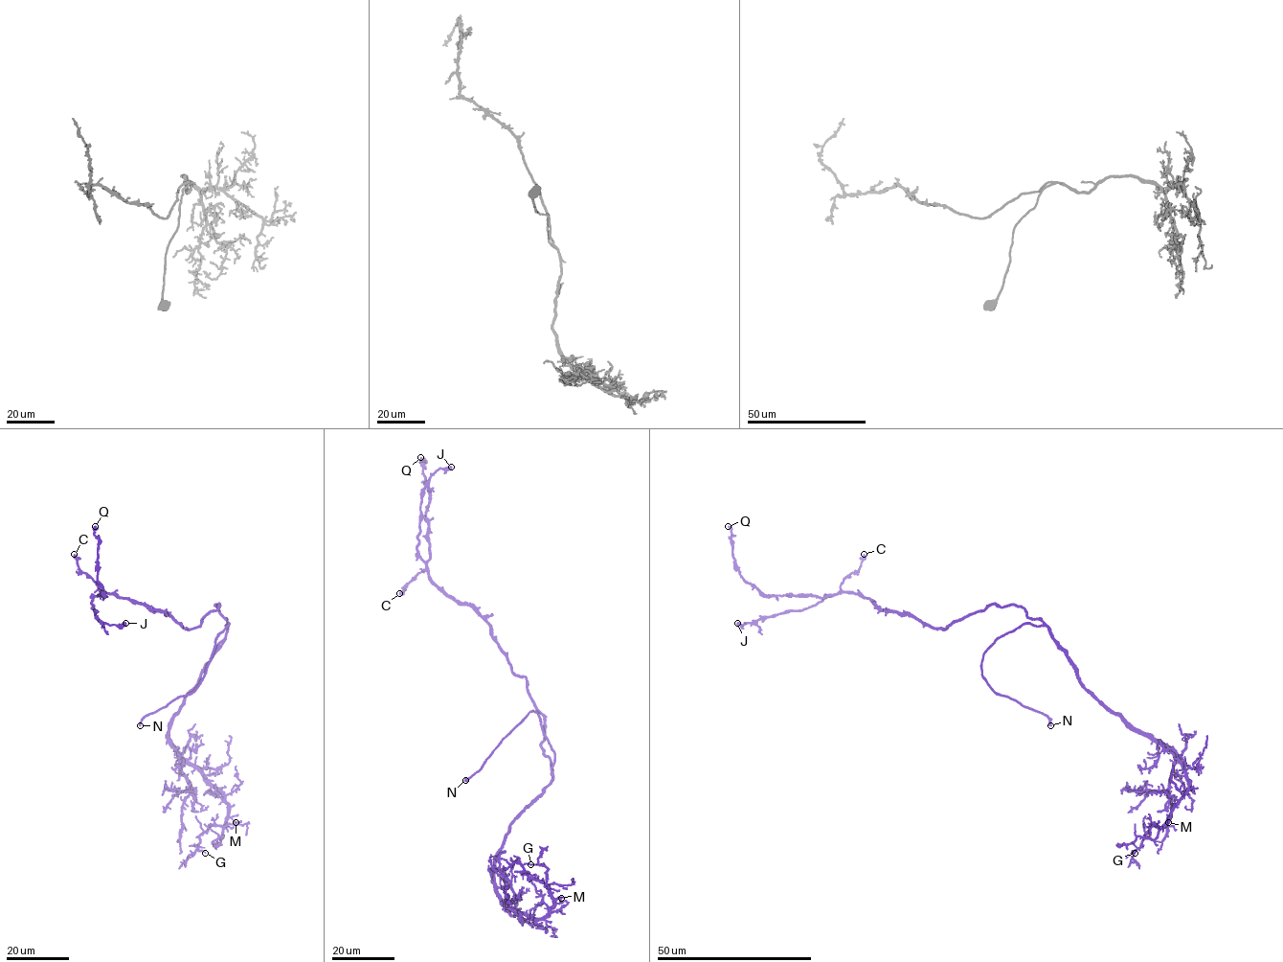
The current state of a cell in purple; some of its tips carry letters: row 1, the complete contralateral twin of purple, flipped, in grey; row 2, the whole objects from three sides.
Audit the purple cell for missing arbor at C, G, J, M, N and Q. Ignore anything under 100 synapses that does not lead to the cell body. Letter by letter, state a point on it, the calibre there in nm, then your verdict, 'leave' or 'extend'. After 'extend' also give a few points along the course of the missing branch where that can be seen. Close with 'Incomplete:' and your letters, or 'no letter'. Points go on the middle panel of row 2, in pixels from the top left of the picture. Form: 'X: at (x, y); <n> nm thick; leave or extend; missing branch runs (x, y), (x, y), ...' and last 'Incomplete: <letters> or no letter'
C: at (399, 593); 420 nm thick; leave
G: at (530, 864); 70 nm thick; leave
J: at (451, 467); 650 nm thick; leave
M: at (561, 898); 100 nm thick; leave
N: at (465, 780); 320 nm thick; extend; missing branch runs (465, 780), (461, 785), (461, 795)
Q: at (420, 457); 220 nm thick; leave
Incomplete: N

